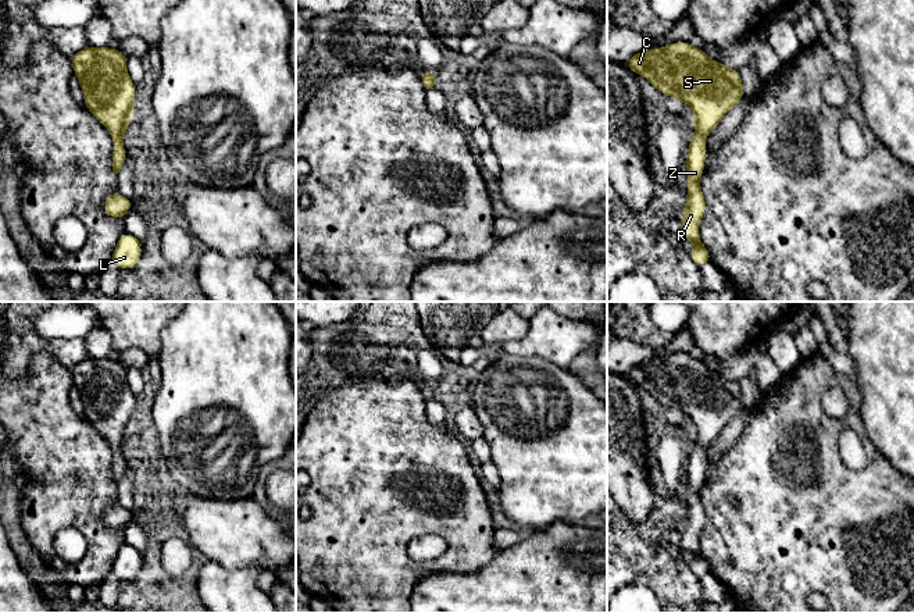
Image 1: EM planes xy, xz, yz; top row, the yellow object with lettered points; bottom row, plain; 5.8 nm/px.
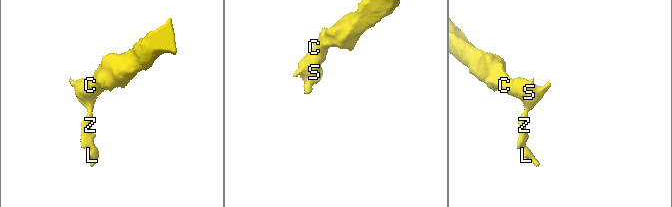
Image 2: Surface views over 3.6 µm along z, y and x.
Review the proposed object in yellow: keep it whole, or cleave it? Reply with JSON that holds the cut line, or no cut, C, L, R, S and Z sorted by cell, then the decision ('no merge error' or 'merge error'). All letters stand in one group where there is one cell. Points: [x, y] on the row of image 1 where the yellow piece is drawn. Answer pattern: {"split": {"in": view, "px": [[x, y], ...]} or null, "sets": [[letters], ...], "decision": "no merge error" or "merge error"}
{"split": null, "sets": [["C", "L", "R", "S", "Z"]], "decision": "no merge error"}

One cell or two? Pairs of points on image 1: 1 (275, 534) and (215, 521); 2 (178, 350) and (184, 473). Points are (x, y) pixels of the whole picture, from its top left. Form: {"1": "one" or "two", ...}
{"1": "one", "2": "one"}

